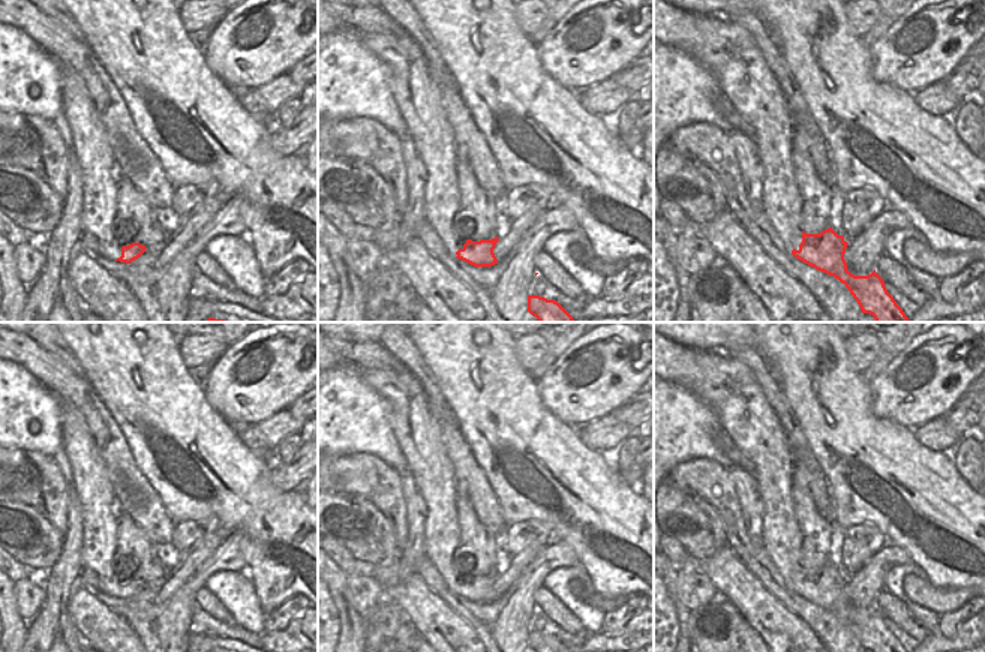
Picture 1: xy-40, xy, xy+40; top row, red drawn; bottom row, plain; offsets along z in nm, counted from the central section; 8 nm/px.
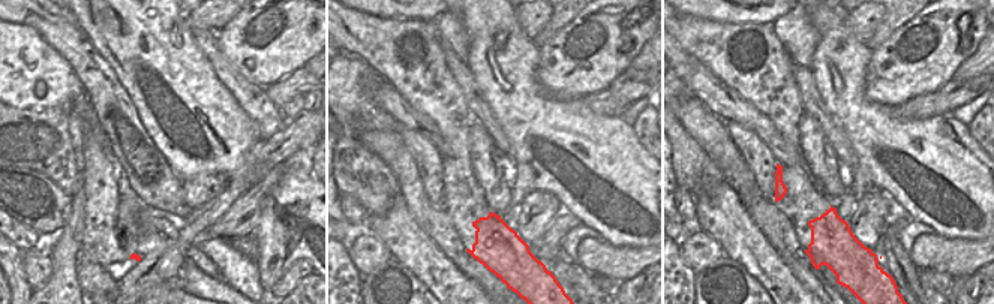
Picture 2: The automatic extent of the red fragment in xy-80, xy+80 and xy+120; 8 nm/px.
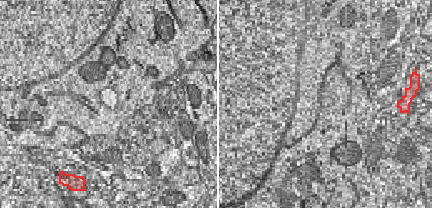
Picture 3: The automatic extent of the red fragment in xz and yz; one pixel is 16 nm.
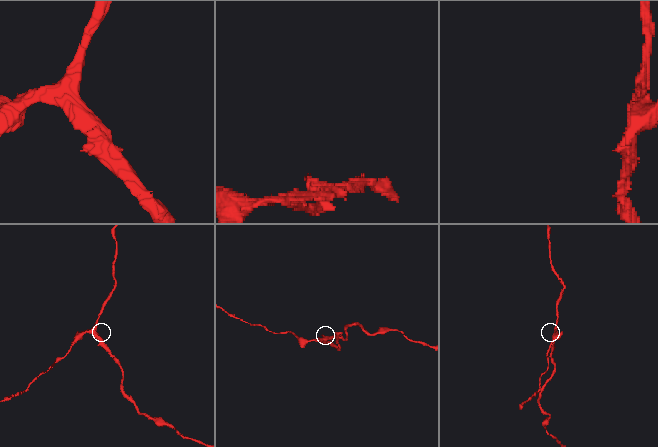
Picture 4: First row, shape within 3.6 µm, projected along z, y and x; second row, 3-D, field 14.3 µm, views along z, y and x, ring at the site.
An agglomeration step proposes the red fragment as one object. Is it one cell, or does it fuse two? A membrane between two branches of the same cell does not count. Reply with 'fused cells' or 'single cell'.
fused cells

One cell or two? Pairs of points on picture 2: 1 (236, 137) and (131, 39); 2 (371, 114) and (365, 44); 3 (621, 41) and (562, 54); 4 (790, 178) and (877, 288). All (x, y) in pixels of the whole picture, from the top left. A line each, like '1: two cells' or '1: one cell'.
1: one cell
2: two cells
3: one cell
4: one cell

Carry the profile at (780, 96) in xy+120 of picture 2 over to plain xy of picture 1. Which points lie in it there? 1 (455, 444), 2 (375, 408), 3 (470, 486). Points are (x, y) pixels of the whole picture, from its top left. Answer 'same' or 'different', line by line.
1: different
2: different
3: different

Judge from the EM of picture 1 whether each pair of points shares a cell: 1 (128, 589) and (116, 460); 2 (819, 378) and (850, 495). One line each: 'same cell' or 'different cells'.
1: different cells
2: same cell

